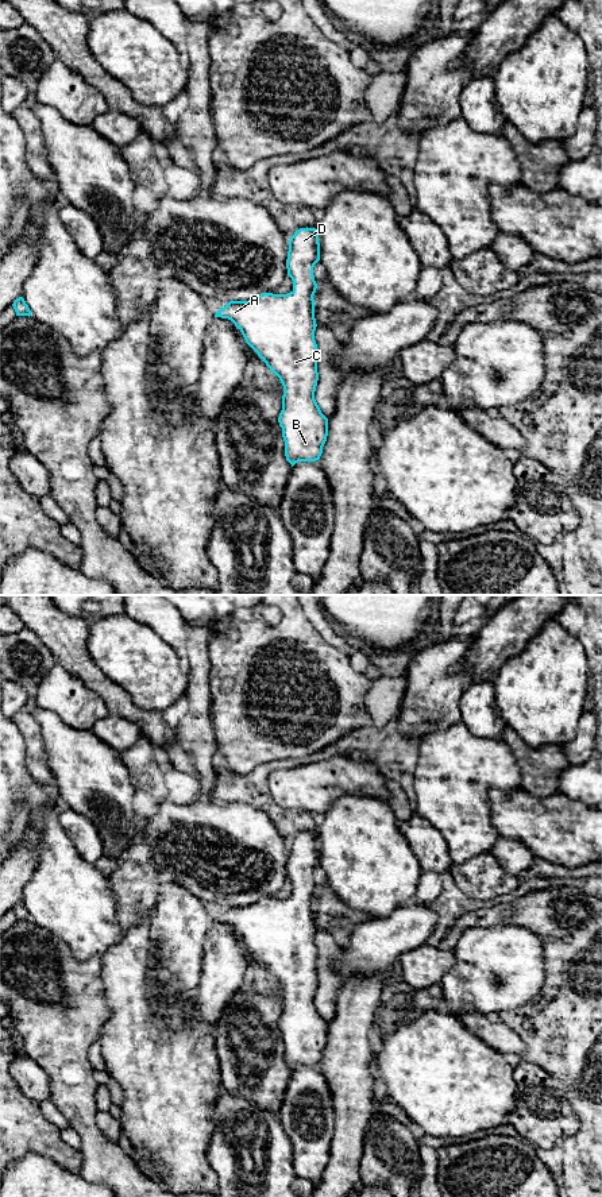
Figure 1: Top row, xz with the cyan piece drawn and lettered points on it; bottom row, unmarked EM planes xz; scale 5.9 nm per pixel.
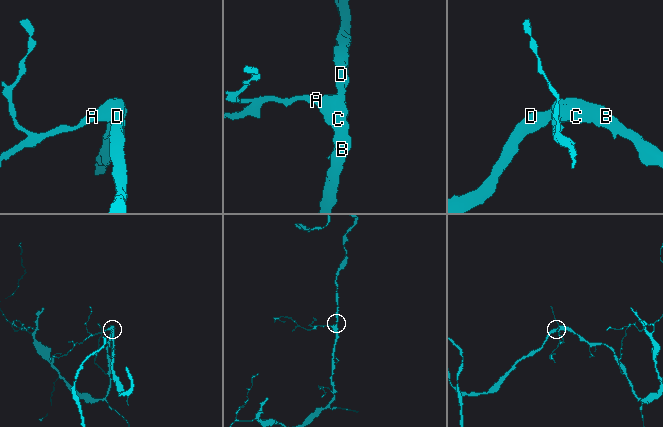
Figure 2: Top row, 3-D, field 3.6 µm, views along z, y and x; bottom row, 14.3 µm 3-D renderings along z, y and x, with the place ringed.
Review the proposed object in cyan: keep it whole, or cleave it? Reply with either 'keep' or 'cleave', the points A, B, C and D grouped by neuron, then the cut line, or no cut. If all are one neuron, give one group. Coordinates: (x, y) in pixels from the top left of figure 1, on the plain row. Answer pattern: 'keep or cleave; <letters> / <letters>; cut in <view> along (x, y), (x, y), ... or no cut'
keep; A B C D; no cut

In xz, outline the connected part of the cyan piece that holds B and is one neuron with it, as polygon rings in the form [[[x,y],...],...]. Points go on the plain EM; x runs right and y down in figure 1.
[[[316,833],[297,834],[289,845],[286,864],[293,895],[229,906],[215,919],[231,924],[246,947],[279,982],[283,1000],[278,1027],[285,1061],[292,1071],[298,1066],[319,1065],[328,1040],[328,1023],[314,1004],[319,953],[314,945],[313,900],[317,888],[313,872],[319,865]]]

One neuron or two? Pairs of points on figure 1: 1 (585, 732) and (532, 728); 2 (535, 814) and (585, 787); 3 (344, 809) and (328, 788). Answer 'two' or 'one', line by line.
1: two
2: one
3: two

